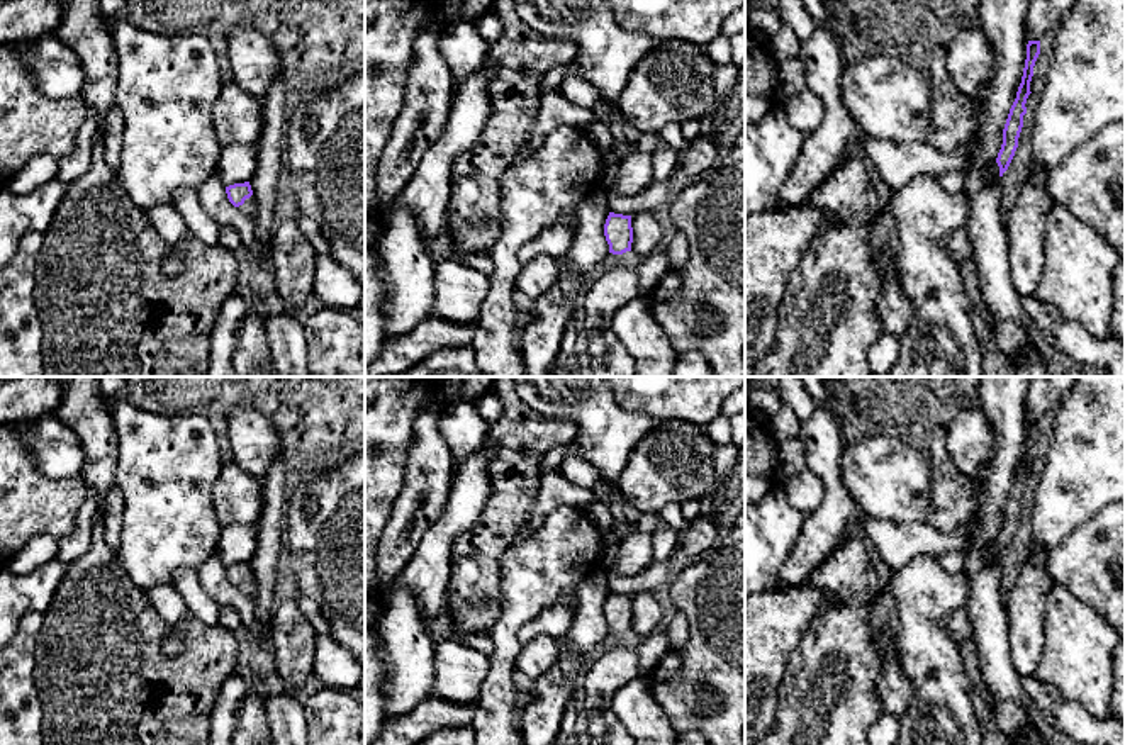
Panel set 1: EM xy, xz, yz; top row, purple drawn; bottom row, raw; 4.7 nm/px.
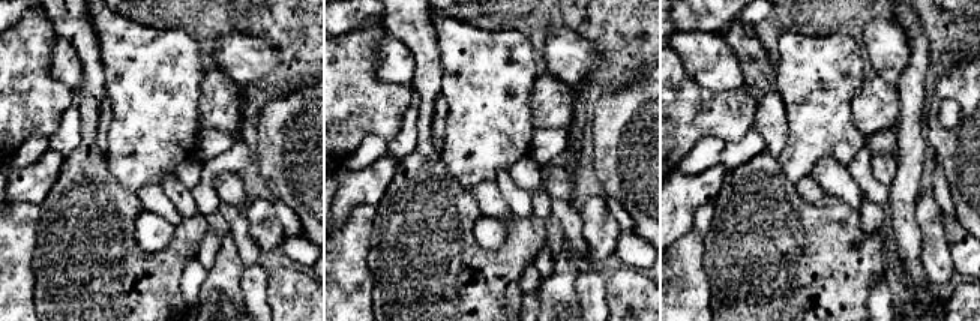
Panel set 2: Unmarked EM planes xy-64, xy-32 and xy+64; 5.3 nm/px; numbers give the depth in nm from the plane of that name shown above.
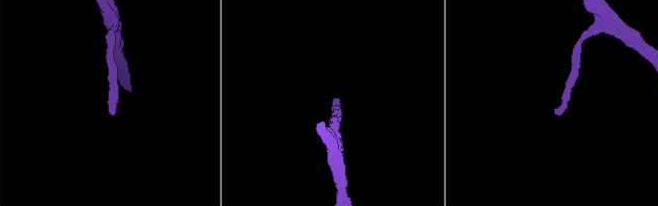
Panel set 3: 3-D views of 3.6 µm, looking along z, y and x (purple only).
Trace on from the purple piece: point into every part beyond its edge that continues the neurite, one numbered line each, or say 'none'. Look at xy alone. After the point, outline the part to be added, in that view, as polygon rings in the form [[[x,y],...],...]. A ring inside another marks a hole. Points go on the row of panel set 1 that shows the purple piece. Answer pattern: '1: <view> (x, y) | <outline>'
1: xy (248, 207) | [[[251,195],[249,199],[244,200],[243,205],[238,207],[246,217],[249,217],[251,221],[255,219],[255,212],[256,212],[256,202],[255,197]]]

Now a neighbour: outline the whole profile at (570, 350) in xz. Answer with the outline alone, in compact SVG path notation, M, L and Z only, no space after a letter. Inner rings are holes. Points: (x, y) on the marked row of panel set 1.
M575 317L570 319L567 331L563 334L562 350L555 361L555 372L558 377L567 377L577 367L579 356L582 353L582 339L579 338Z

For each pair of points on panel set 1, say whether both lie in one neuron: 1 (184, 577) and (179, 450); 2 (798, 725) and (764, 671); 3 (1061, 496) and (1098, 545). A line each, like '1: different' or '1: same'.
1: different
2: different
3: different

